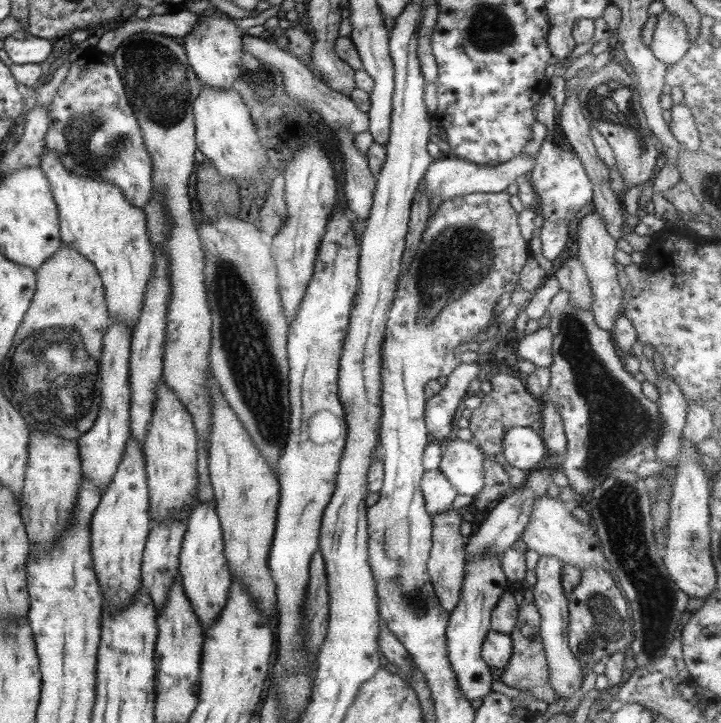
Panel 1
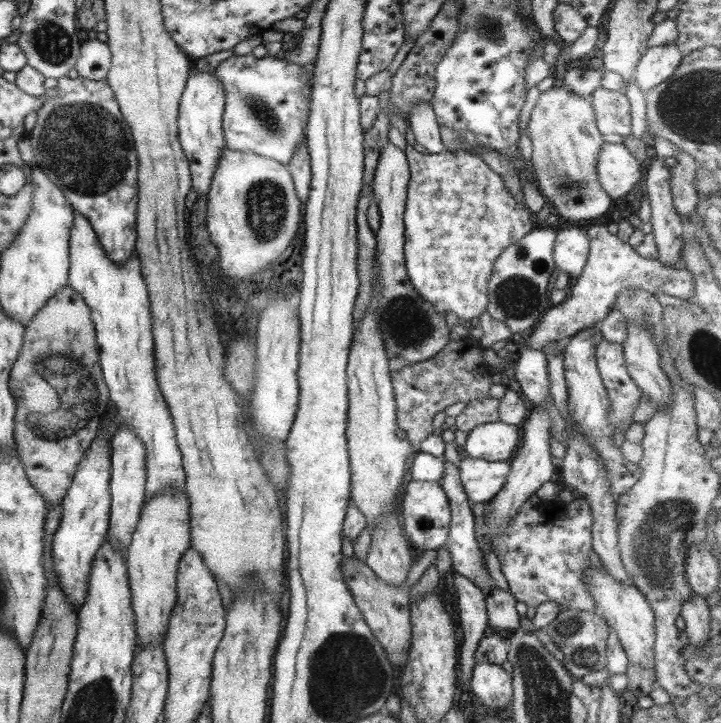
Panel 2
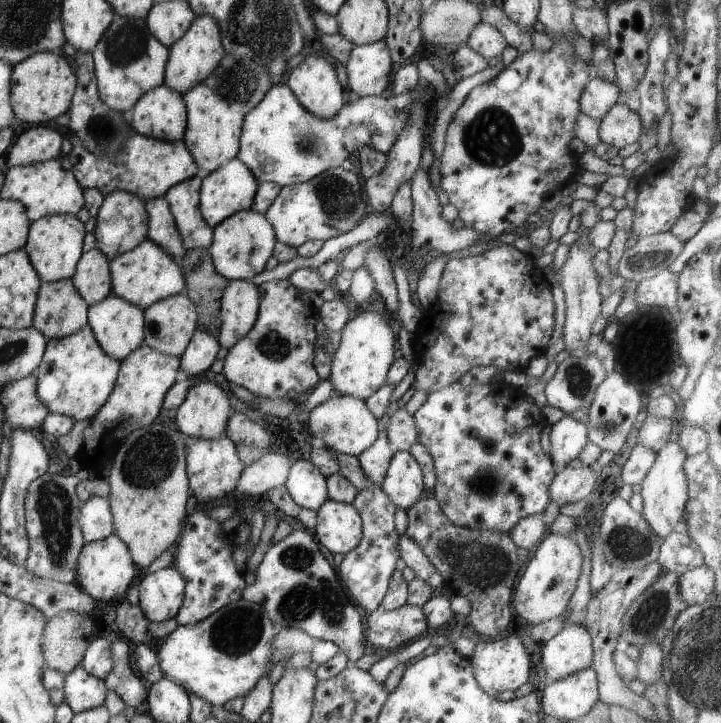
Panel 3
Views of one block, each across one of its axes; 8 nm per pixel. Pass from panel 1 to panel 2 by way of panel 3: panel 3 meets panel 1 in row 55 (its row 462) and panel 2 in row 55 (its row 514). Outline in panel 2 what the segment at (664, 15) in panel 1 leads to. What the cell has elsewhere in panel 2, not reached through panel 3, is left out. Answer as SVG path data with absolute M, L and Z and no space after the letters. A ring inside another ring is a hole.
M674 42L667 46L646 48L634 72L636 87L644 94L667 80L679 66L681 57L682 54Z

